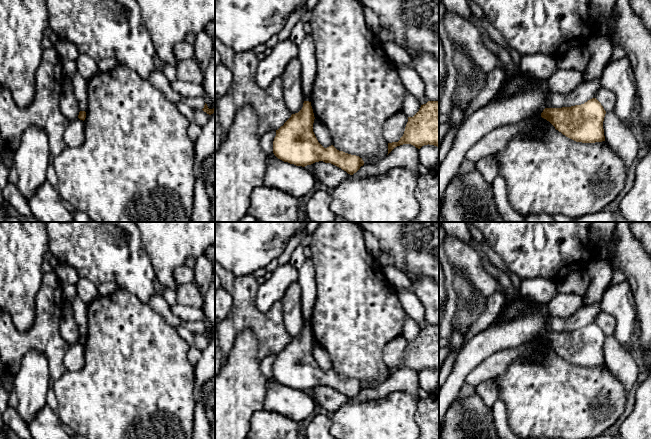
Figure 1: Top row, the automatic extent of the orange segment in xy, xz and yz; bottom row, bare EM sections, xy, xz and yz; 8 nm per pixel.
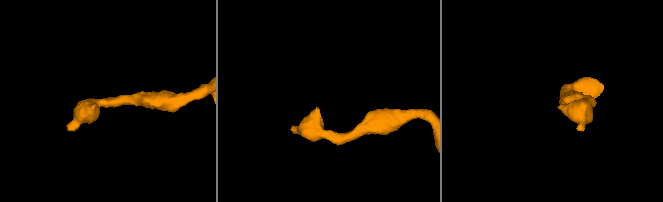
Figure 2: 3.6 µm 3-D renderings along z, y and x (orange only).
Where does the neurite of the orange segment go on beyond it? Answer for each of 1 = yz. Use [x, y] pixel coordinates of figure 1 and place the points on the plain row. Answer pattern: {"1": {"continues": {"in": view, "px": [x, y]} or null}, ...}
{"1": {"continues": null}}

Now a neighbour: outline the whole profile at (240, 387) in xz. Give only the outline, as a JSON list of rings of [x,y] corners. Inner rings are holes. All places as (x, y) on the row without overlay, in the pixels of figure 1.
[[[250,330],[241,331],[235,339],[234,345],[226,359],[224,359],[222,367],[218,374],[215,375],[215,439],[248,439],[248,433],[251,428],[252,415],[264,408],[265,397],[268,389],[268,383],[273,380],[277,382],[274,377],[265,376],[260,369],[260,360],[258,358],[258,341],[255,334]]]

